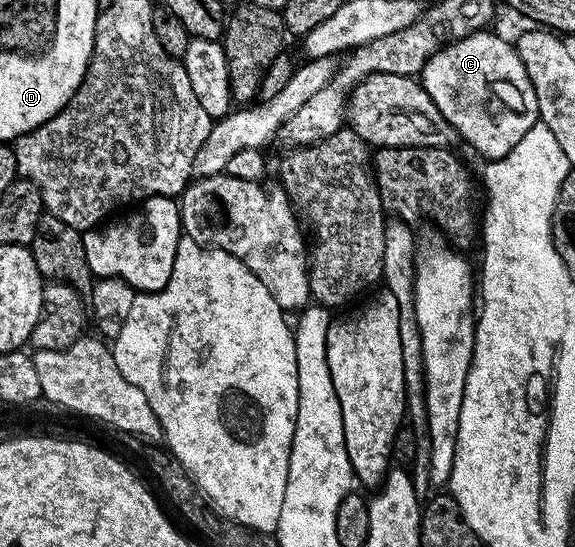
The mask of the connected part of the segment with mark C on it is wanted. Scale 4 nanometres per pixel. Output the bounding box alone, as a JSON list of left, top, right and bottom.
[422,30,538,161]

